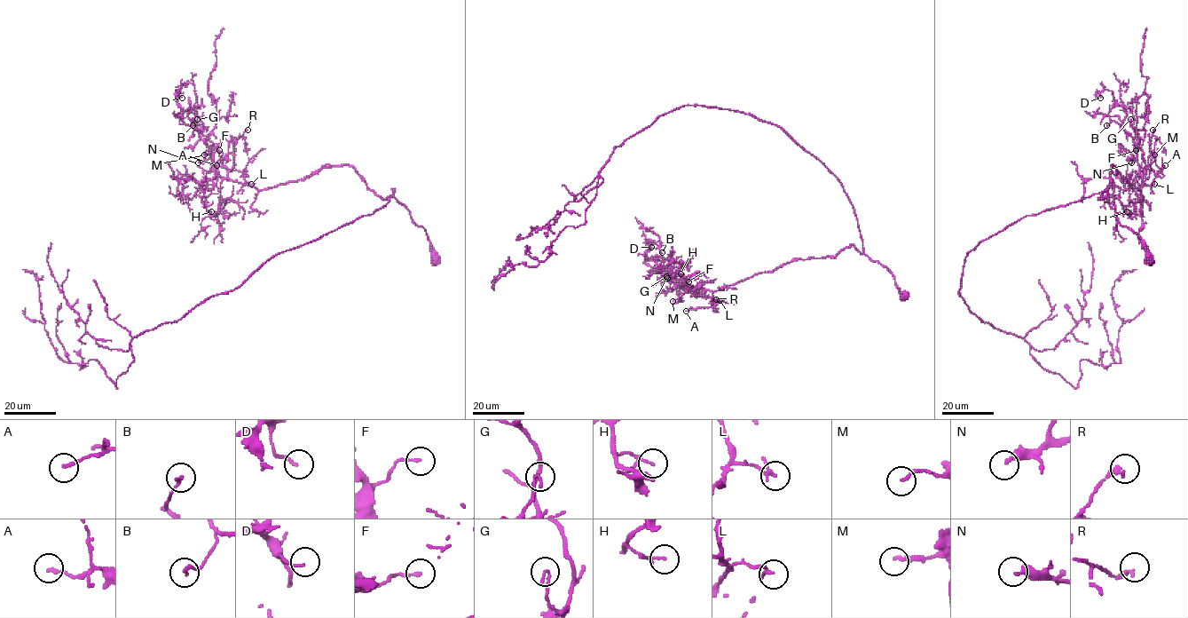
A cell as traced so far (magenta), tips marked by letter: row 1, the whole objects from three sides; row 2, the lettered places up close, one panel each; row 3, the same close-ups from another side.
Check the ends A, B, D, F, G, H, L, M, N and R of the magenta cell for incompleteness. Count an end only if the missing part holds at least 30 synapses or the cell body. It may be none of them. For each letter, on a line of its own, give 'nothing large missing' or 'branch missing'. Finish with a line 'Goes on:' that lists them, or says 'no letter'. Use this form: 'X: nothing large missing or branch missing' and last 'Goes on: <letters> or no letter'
A: nothing large missing
B: nothing large missing
D: nothing large missing
F: nothing large missing
G: nothing large missing
H: nothing large missing
L: nothing large missing
M: nothing large missing
N: branch missing
R: nothing large missing
Goes on: N

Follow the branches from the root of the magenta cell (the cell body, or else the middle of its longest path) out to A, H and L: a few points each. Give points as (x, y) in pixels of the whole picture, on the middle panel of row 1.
A: (904, 295), (883, 264), (851, 244), (834, 257), (798, 259), (755, 273), (715, 290), (712, 306), (686, 311)
H: (904, 295), (883, 264), (852, 244), (834, 257), (793, 260), (714, 291), (689, 289), (674, 275), (680, 273)
L: (904, 295), (883, 264), (851, 244), (834, 257), (793, 260), (719, 289), (712, 293), (719, 300)

